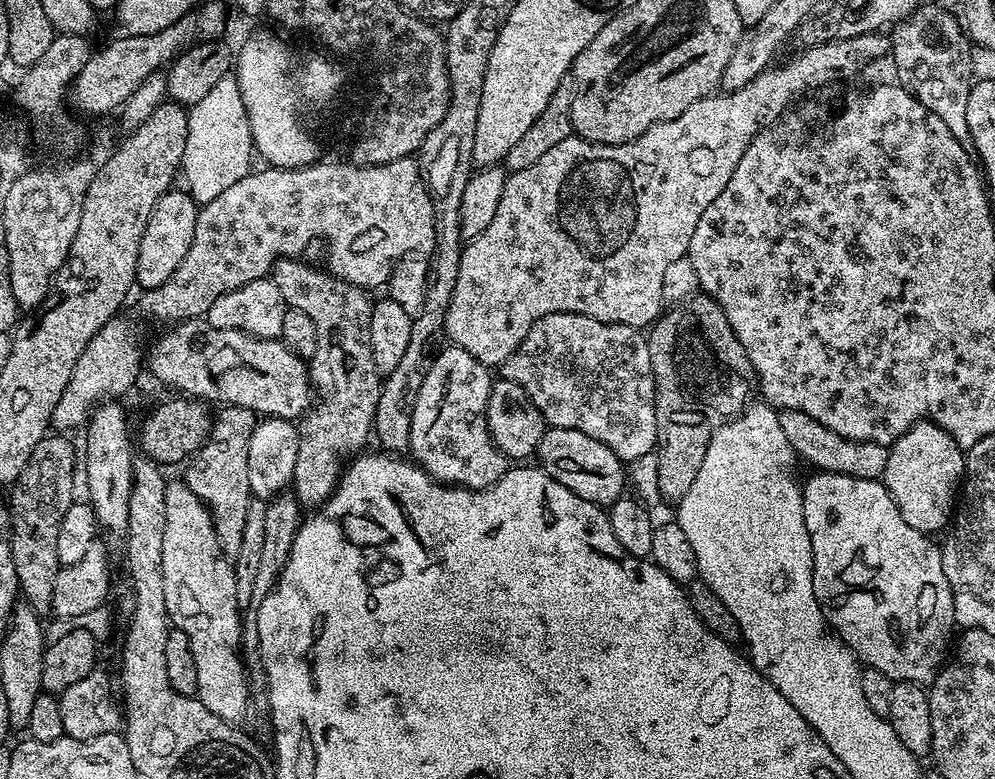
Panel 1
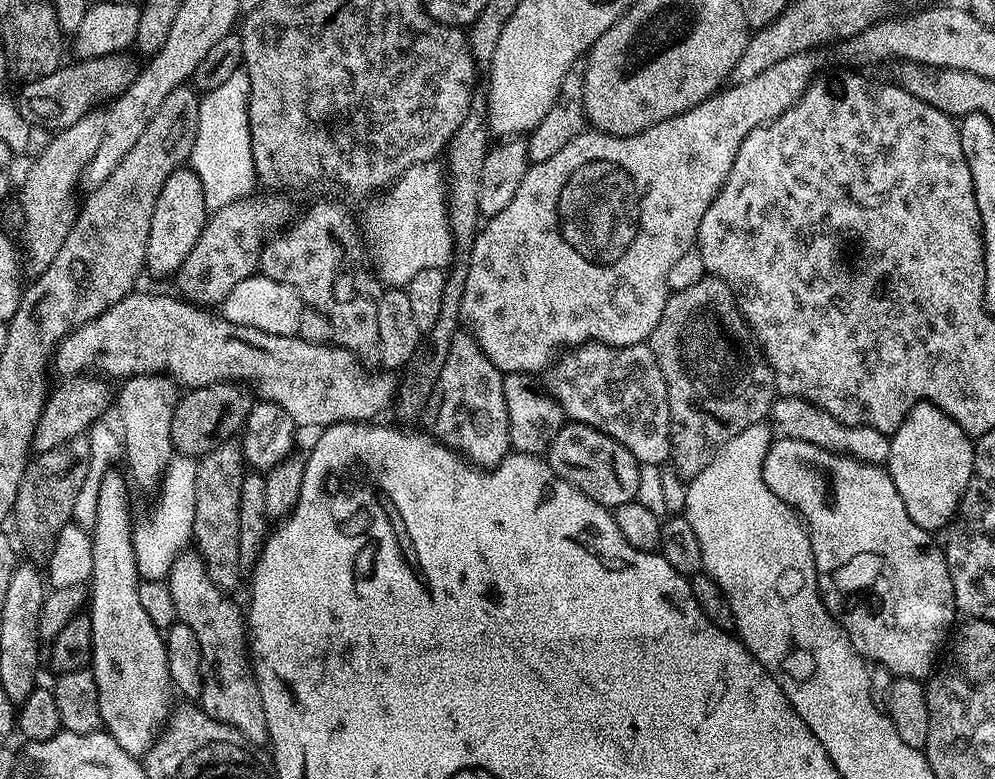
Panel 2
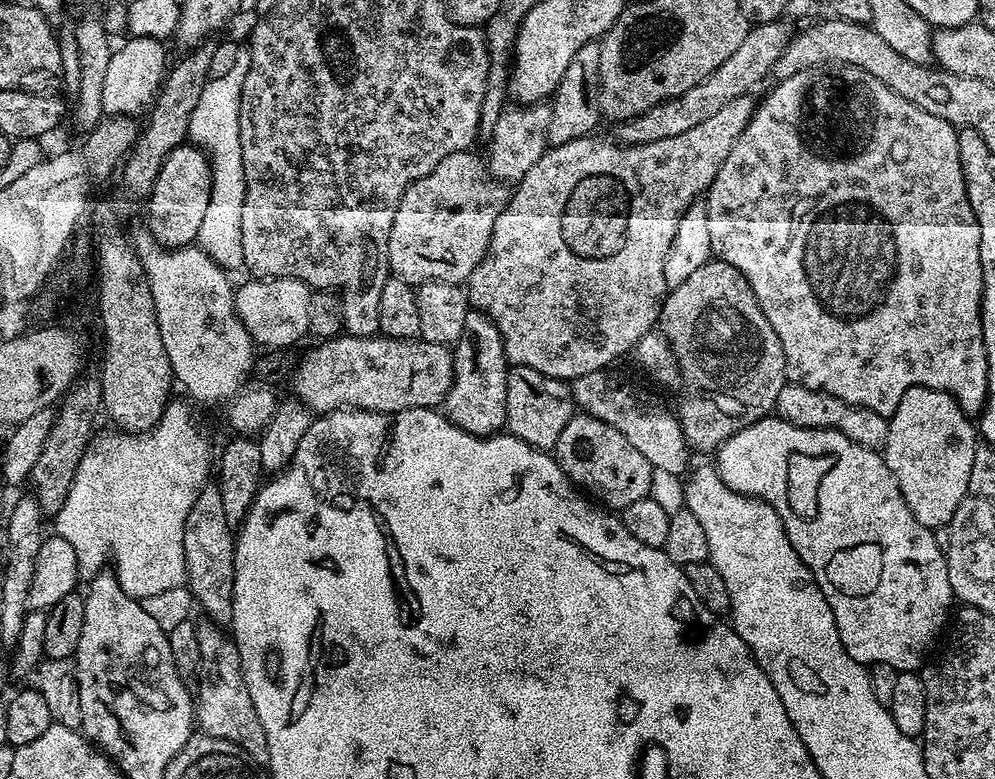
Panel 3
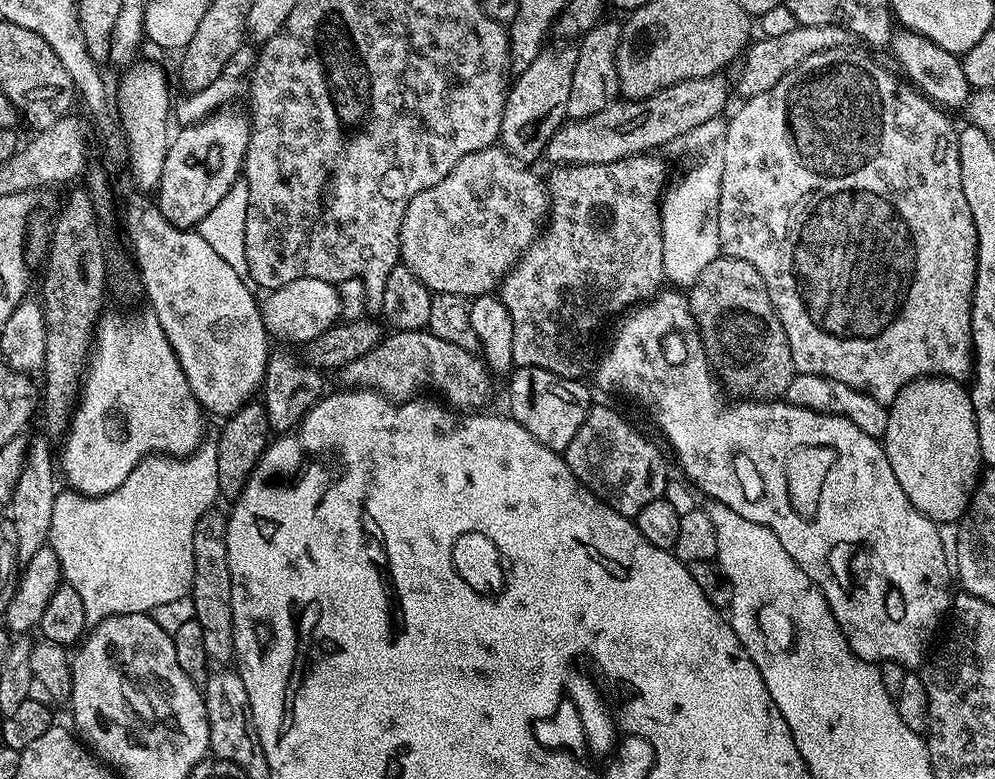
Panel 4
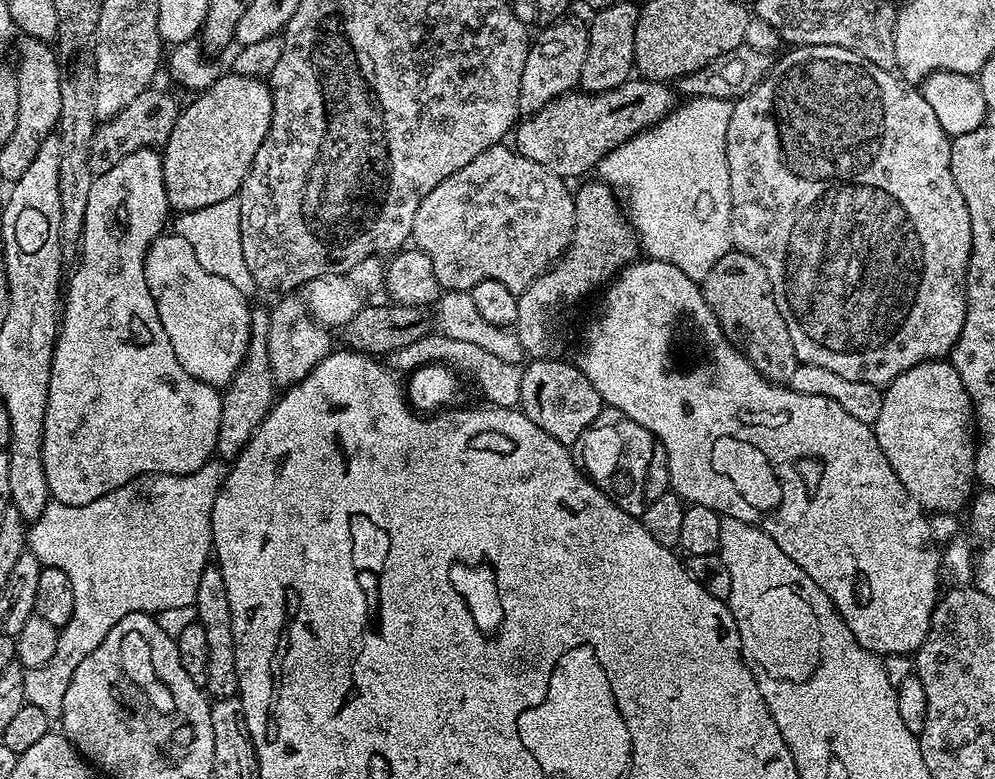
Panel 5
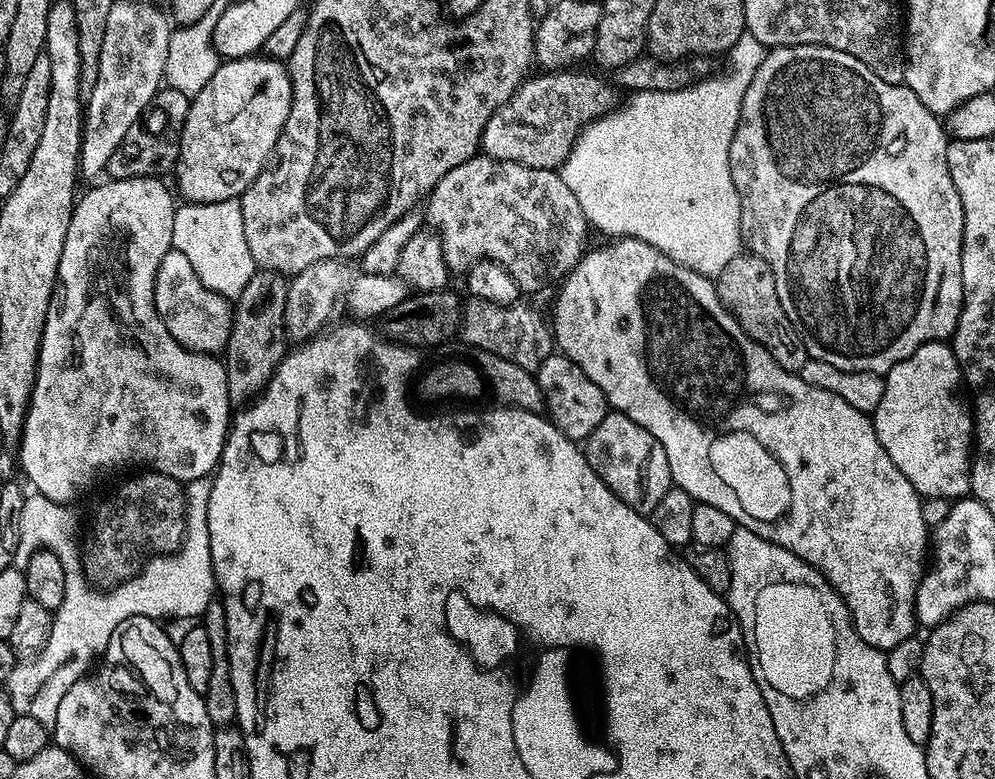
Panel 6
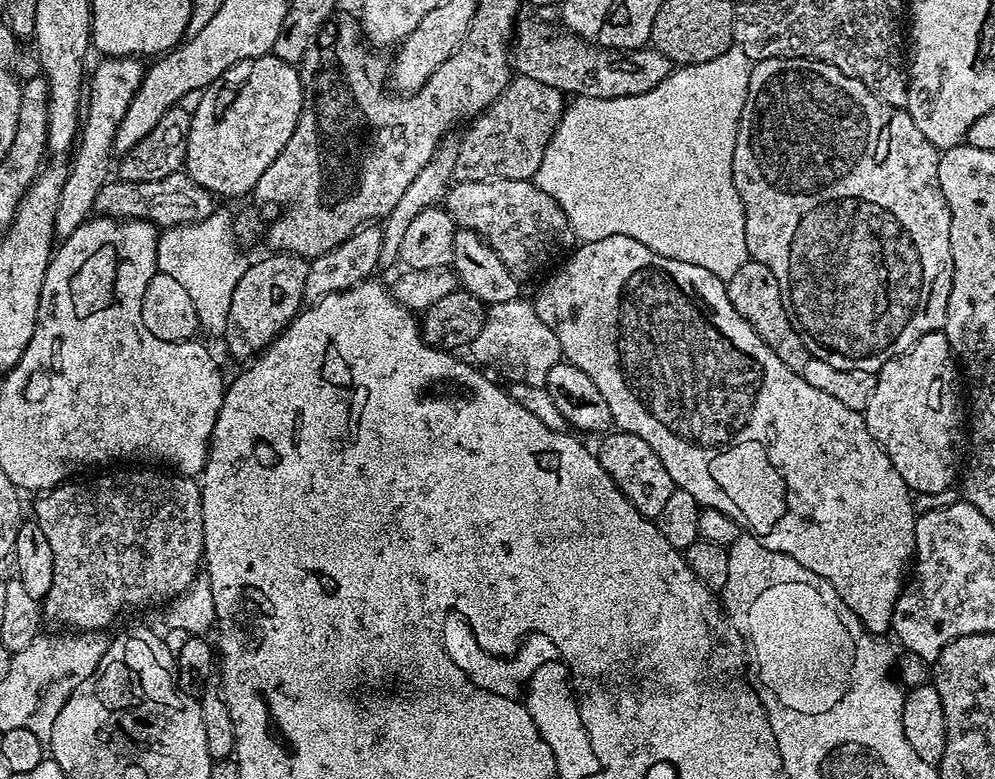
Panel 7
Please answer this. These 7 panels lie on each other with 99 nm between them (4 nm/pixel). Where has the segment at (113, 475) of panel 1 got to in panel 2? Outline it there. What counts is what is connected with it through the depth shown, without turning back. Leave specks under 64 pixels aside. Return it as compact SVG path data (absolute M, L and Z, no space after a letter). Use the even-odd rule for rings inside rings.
M105 474L100 479L100 489L96 499L96 521L92 523L90 529L92 578L90 581L90 603L86 608L86 615L90 618L90 626L92 627L90 671L98 692L98 714L103 731L107 732L110 738L114 738L114 742L126 754L140 758L151 748L152 741L163 729L170 715L168 703L171 702L172 696L174 697L174 689L161 629L156 629L151 614L144 609L144 604L140 601L139 594L136 593L138 573L136 571L136 556L132 549L134 520L133 517L128 517L128 494L124 490L125 477L112 475Z

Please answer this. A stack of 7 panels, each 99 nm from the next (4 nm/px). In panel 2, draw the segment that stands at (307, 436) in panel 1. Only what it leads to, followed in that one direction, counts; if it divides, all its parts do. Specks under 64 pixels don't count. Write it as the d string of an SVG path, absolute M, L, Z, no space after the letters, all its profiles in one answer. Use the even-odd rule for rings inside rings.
M332 200L310 205L295 220L296 217L259 249L259 275L292 287L305 306L328 317L331 339L339 347L368 362L380 351L378 302L382 285L366 263L366 249L357 221L355 224L347 210Z

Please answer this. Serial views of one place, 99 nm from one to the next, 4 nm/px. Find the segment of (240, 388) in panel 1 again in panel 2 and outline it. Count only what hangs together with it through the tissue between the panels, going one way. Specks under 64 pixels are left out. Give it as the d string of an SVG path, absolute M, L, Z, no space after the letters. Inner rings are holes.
M133 290L110 310L98 314L90 322L74 329L69 336L63 336L54 349L54 364L61 377L71 378L85 374L99 374L101 377L146 376L163 374L177 385L191 390L207 384L224 381L239 382L241 385L253 384L255 395L261 401L276 404L292 419L293 425L323 430L332 424L351 424L353 422L372 422L379 412L393 407L396 399L396 380L391 371L367 372L361 361L347 348L306 342L299 336L279 336L254 330L250 326L238 326L225 320L223 315L211 316L211 311L197 306L183 298L155 296L152 292Z

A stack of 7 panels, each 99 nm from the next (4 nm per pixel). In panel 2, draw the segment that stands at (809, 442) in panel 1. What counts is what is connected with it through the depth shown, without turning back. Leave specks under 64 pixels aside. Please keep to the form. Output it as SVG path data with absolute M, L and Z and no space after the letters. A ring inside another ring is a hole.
M780 396L772 403L770 424L785 440L810 442L814 446L822 446L841 456L853 456L855 460L861 460L864 464L887 465L890 454L889 433L879 432L870 426L842 422L838 418L834 418L834 414L814 406L809 400L793 396Z

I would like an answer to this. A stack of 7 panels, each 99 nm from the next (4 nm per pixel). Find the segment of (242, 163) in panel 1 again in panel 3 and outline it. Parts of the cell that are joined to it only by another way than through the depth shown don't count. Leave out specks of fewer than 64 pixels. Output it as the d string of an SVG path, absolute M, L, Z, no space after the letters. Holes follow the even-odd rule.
M238 58L231 71L220 77L211 77L202 90L198 106L188 127L189 137L209 152L212 161L212 188L206 218L202 218L199 243L213 260L221 265L240 264L242 260L242 212L245 206L246 182L241 158L241 96L251 59Z

